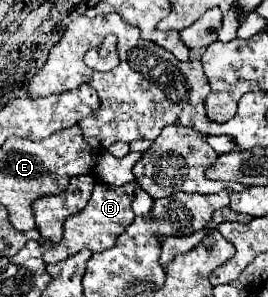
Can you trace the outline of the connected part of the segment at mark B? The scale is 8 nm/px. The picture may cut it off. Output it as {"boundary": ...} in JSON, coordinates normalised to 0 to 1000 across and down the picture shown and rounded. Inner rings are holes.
{"boundary":[[[362,613],[347,633],[347,653],[317,694],[317,707],[302,707],[295,721],[265,727],[243,747],[243,788],[228,801],[228,815],[213,815],[175,855],[168,855],[168,882],[175,889],[213,889],[220,875],[250,875],[257,862],[302,848],[302,842],[340,842],[340,848],[384,848],[399,835],[414,835],[437,808],[437,795],[451,795],[451,781],[466,781],[466,768],[496,747],[496,640],[511,633],[511,613],[489,620],[459,620],[459,626],[414,626],[392,613]]]}

